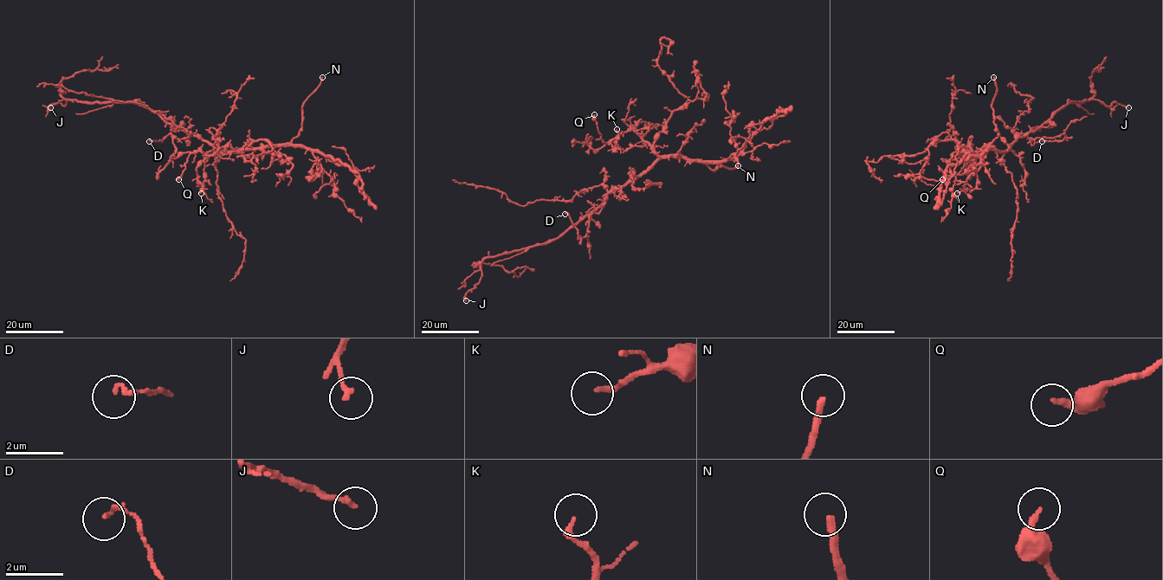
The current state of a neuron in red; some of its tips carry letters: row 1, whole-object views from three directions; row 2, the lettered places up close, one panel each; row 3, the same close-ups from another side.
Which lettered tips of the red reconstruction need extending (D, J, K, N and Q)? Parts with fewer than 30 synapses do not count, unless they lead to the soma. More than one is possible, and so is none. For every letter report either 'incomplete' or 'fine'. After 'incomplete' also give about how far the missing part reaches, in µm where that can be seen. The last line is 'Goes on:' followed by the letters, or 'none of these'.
D: fine
J: fine
K: fine
N: incomplete; missing 120 µm
Q: fine
Goes on: N

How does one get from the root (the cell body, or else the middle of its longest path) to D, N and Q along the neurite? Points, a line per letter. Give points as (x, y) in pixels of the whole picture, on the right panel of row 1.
D: (1007, 149), (1021, 134), (1034, 139), (1065, 135), (1062, 140), (1042, 141)
N: (1007, 149), (997, 151), (985, 148), (998, 136), (991, 106), (997, 90), (993, 77)
Q: (1007, 149), (973, 151), (969, 147), (962, 147), (958, 153), (968, 151), (969, 161), (957, 174), (942, 179)

